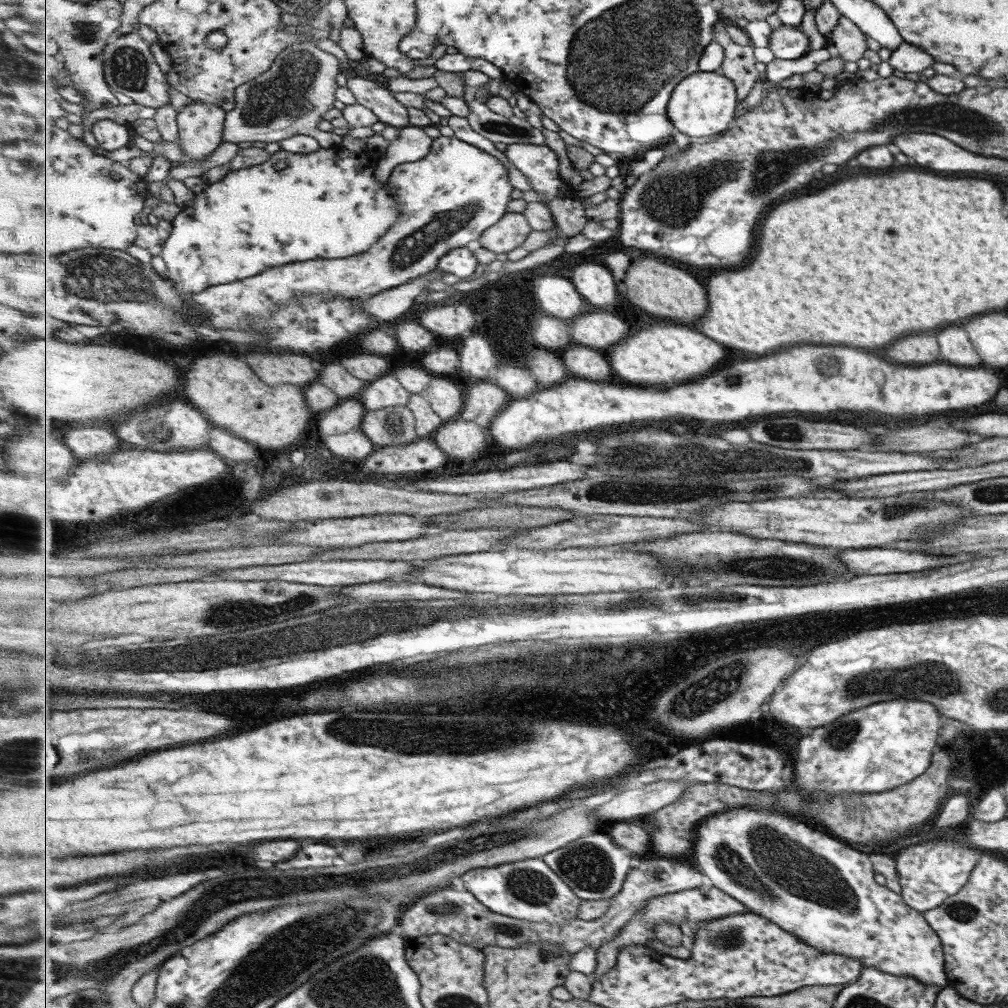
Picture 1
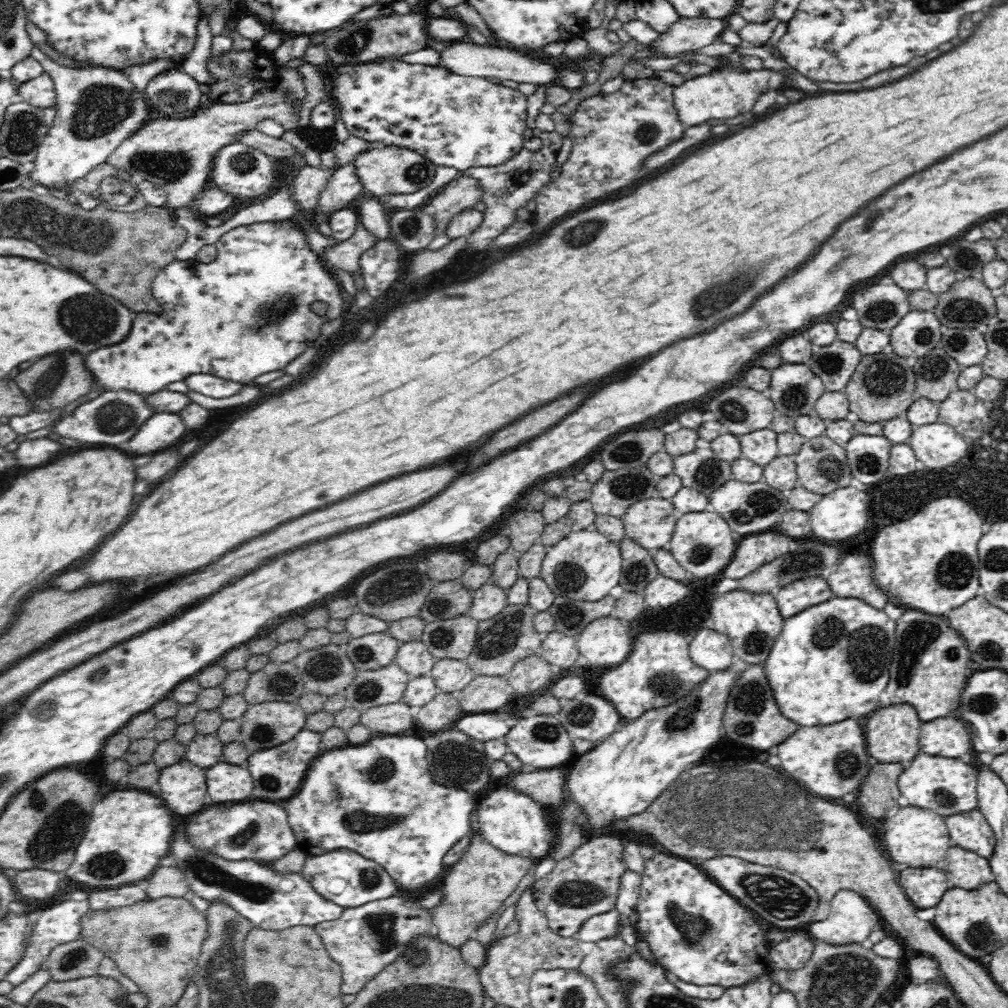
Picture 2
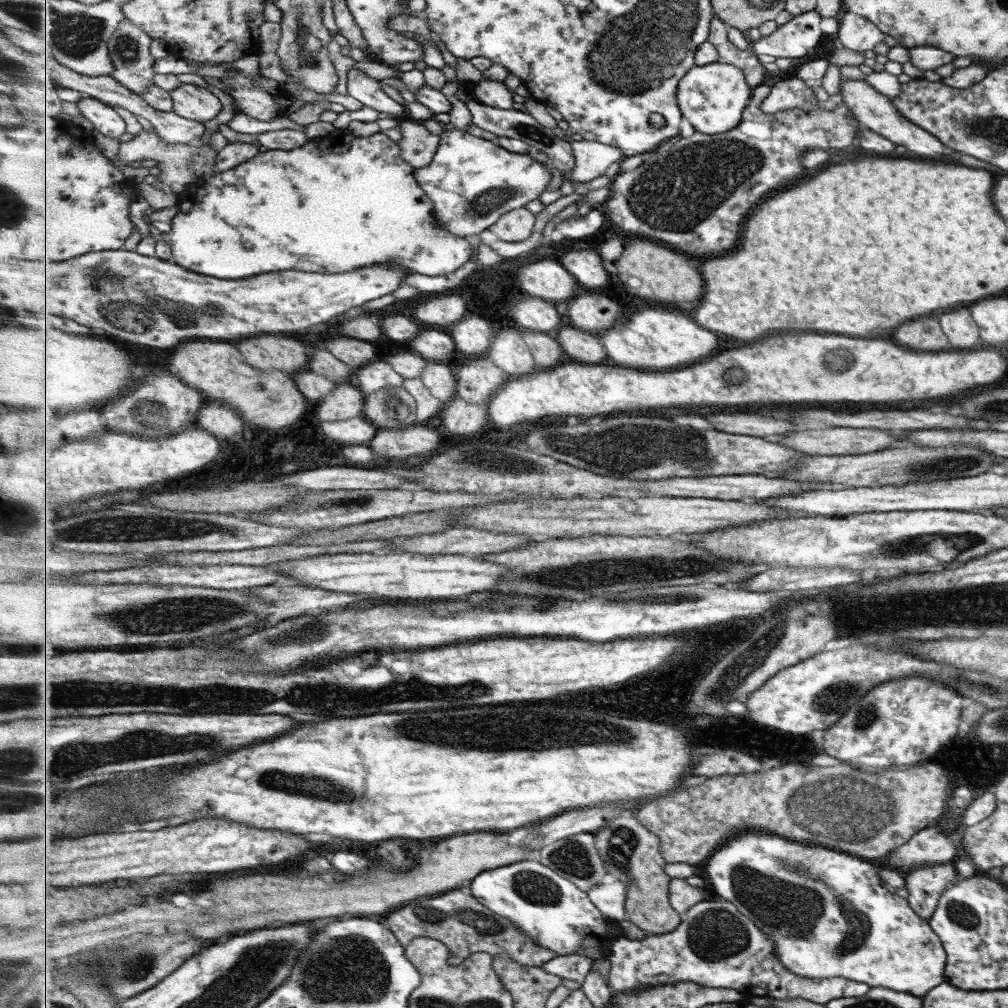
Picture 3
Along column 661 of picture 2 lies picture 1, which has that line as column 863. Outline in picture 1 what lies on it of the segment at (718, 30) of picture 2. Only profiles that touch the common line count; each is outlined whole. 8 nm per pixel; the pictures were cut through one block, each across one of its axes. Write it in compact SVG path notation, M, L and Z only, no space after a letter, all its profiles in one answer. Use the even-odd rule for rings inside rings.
M840 16L839 21L828 34L828 44L834 46L841 60L857 62L863 57L866 48L866 36L847 18Z

